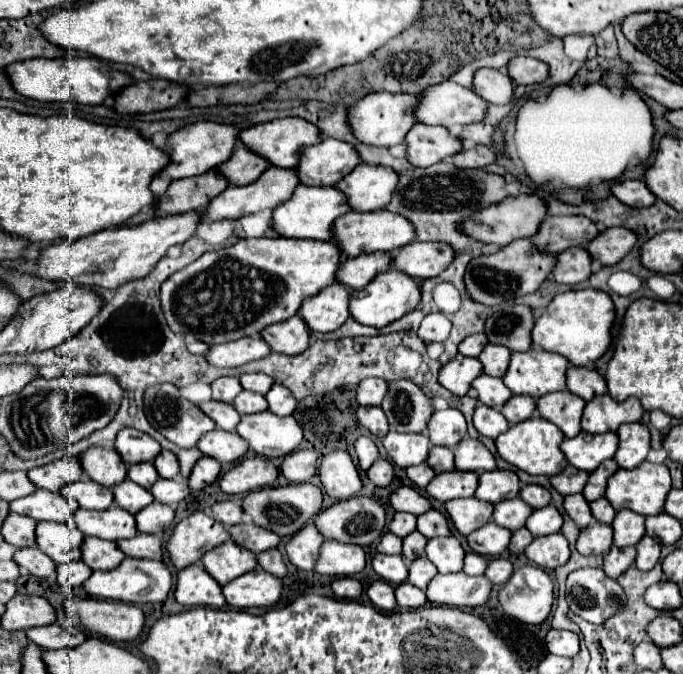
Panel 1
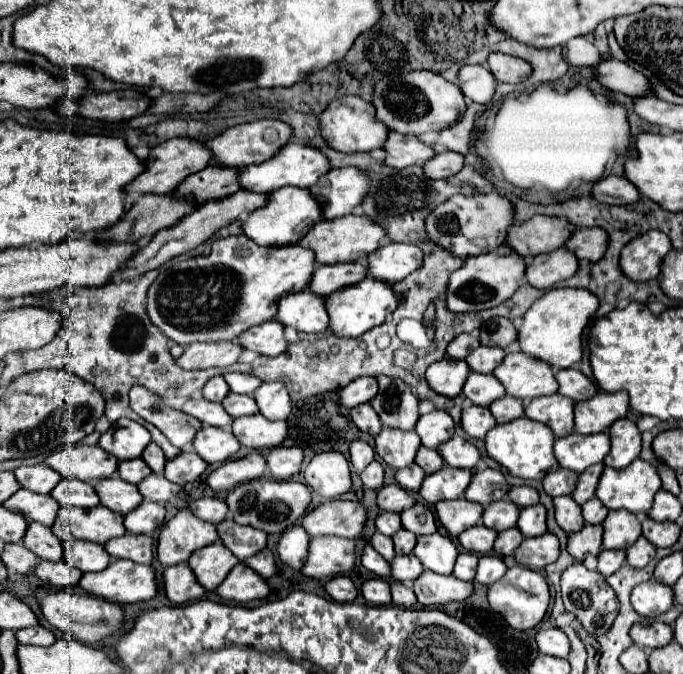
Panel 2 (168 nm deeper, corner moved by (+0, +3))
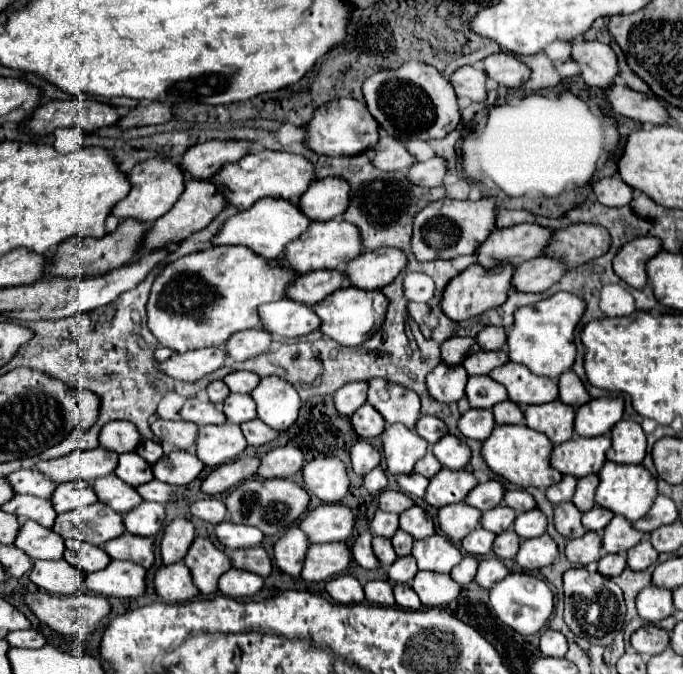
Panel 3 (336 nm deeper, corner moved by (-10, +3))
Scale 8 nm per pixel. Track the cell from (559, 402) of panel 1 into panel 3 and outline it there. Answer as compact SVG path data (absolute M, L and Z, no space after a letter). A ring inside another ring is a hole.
M560 400L526 406L524 422L528 428L546 434L554 446L574 436L574 408L566 406Z

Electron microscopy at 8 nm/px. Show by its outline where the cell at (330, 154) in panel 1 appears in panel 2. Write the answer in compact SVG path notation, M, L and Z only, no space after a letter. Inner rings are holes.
M290 142L274 158L262 164L244 166L240 174L240 184L244 190L252 192L272 192L284 186L312 188L320 180L320 176L326 174L328 170L332 170L332 166L328 166L328 156L322 150L316 150L314 146L304 146L302 142Z

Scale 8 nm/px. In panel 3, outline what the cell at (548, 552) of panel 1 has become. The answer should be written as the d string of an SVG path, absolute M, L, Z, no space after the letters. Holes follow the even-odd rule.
M542 534L532 540L522 540L514 560L524 570L540 570L544 566L550 566L556 556L558 556L556 542L548 534Z

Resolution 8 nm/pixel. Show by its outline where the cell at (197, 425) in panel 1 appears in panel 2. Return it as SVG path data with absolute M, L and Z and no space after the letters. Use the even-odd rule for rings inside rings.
M134 386L130 390L130 406L146 422L160 428L162 434L176 448L188 446L192 438L196 436L196 432L202 428L198 418L192 418L190 414L184 414L182 410L164 406L164 398L158 394L152 394L152 390L144 386Z

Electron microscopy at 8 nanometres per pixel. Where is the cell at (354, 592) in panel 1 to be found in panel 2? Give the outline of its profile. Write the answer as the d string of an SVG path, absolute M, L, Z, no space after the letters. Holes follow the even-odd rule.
M348 576L332 578L324 588L336 602L354 602L358 596L358 590Z

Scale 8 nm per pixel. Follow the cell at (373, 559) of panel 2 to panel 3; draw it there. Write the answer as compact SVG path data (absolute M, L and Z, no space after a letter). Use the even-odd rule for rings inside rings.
M362 532L362 534L358 534L354 538L354 542L350 546L354 560L362 568L376 568L376 566L380 566L378 560L376 560L376 556L374 556L374 552L372 552L372 544L370 542L372 542L372 534L370 532Z

